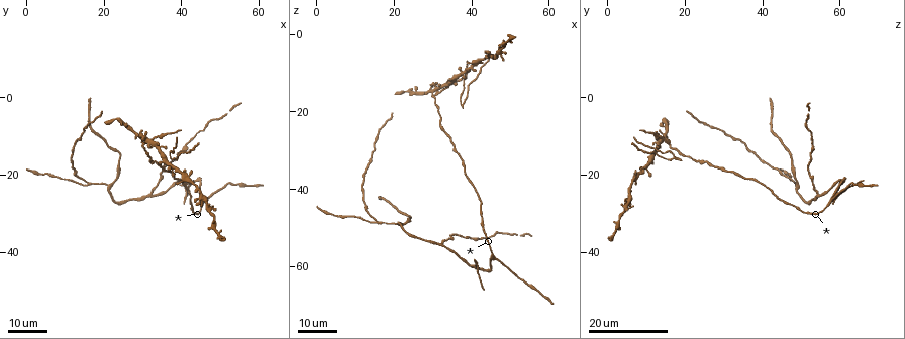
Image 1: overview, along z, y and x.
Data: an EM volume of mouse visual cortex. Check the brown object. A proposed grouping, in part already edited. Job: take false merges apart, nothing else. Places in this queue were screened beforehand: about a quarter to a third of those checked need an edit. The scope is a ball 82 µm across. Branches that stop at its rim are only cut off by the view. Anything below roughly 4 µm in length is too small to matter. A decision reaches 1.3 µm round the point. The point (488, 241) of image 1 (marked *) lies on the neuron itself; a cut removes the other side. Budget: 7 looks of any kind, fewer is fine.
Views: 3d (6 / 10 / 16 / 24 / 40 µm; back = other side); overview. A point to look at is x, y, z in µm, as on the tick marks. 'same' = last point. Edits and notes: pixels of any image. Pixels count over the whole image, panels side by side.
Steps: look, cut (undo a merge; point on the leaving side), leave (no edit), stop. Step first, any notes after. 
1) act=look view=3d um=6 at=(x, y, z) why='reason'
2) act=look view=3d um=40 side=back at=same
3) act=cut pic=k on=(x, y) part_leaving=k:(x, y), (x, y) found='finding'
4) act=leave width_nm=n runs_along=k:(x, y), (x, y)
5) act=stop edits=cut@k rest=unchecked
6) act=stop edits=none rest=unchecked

act=look view=3d um=16 at=(32.0, 25.5, 54.0) why='branch point'

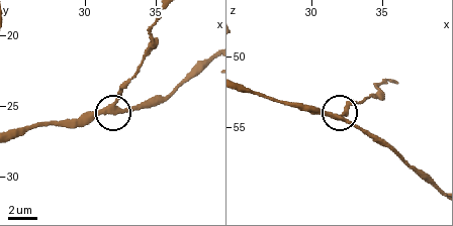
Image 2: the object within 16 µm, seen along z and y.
act=look view=3d um=6 at=(31.8, 25.0, 54.4)

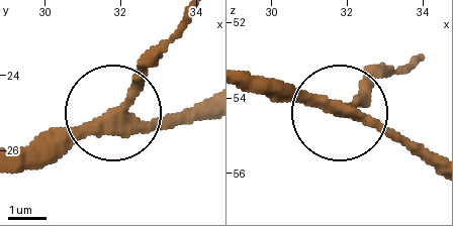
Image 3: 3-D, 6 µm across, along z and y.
act=leave runs_along=3:(429, 163), (349, 112), (387, 68) found='continuous, no second neuron'

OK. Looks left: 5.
act=look view=3d um=24 at=(16.5, 22.0, 48.5) why='two arms in line, one across'

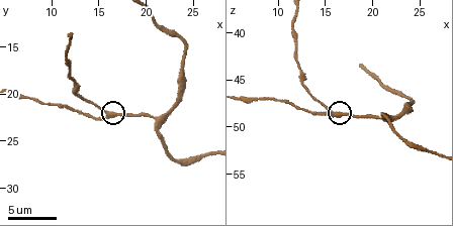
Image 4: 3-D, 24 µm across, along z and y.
act=look view=3d um=6 at=(16.0, 22.2, 48.8)

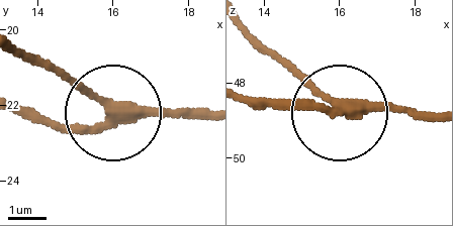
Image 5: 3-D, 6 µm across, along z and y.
act=leave arms=3 runs_along=5:(436, 111), (291, 111), (256, 102) found='continuous, no second neuron'

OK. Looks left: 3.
act=look view=3d um=24 at=(21.0, 22.5, 49.5) why='a fork'

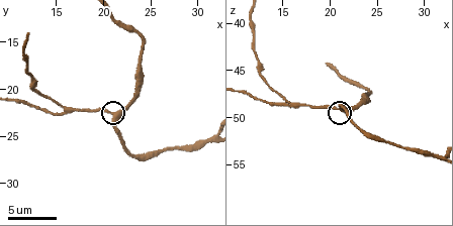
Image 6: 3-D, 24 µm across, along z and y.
act=look view=3d um=6 at=same

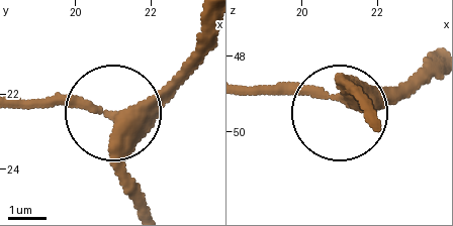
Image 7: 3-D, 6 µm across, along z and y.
act=leave found='all the same neuron'

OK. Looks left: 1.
act=stop edits=none rest=unchecked

